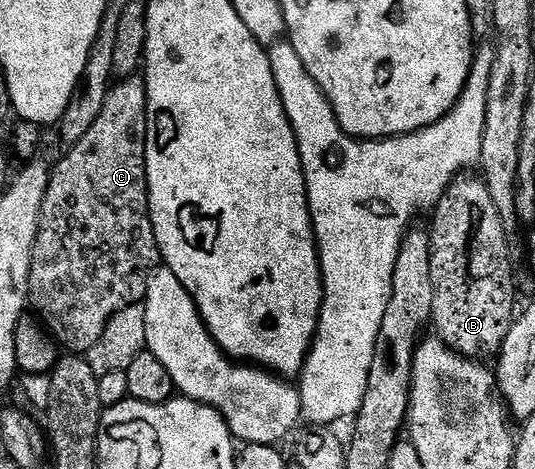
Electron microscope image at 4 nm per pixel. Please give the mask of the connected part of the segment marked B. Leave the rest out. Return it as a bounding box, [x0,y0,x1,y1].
[430,174,518,360]

